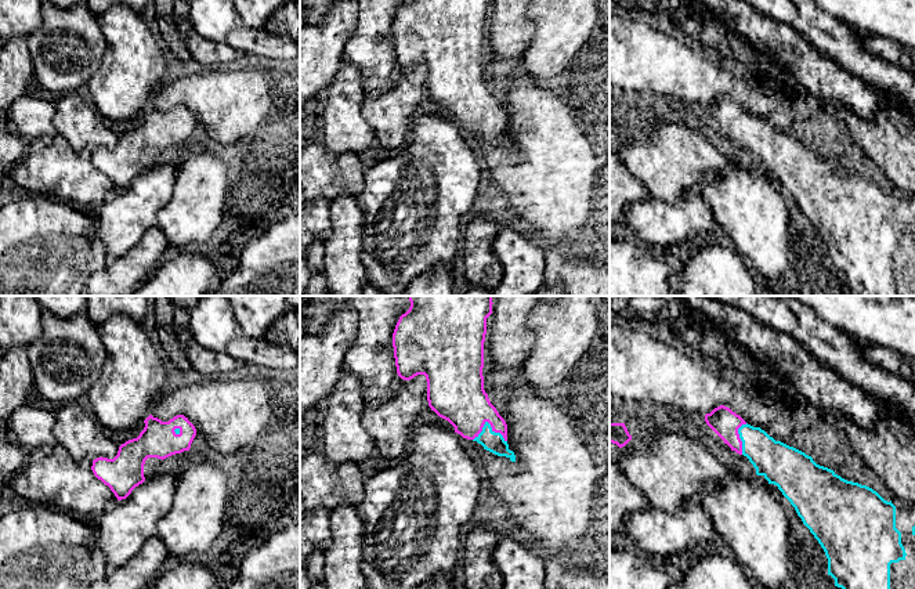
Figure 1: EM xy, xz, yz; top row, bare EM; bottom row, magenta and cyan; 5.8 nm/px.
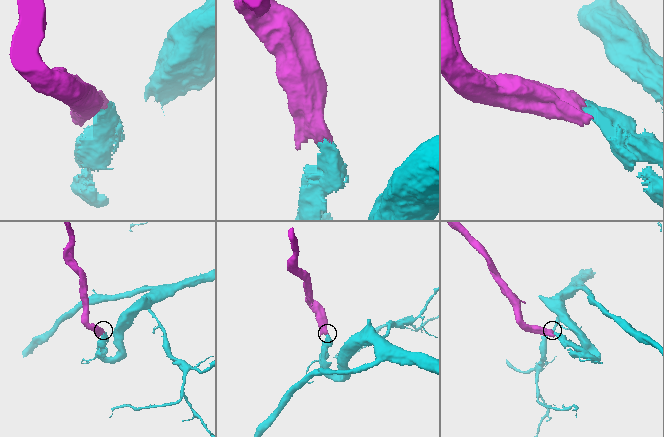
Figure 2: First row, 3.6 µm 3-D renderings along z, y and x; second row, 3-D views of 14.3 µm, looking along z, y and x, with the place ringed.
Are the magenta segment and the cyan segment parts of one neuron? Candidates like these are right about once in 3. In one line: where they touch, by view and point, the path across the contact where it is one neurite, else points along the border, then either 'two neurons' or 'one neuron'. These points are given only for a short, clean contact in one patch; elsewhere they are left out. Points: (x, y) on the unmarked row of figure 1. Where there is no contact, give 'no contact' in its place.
meets magenta in xz at (489, 114); runs through xz (458, 86), (489, 114), (492, 132); one neuron

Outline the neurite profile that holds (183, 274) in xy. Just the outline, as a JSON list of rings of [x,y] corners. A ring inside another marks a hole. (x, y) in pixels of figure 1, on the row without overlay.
[[[184,250],[163,261],[131,296],[205,296],[221,275],[206,254]]]

